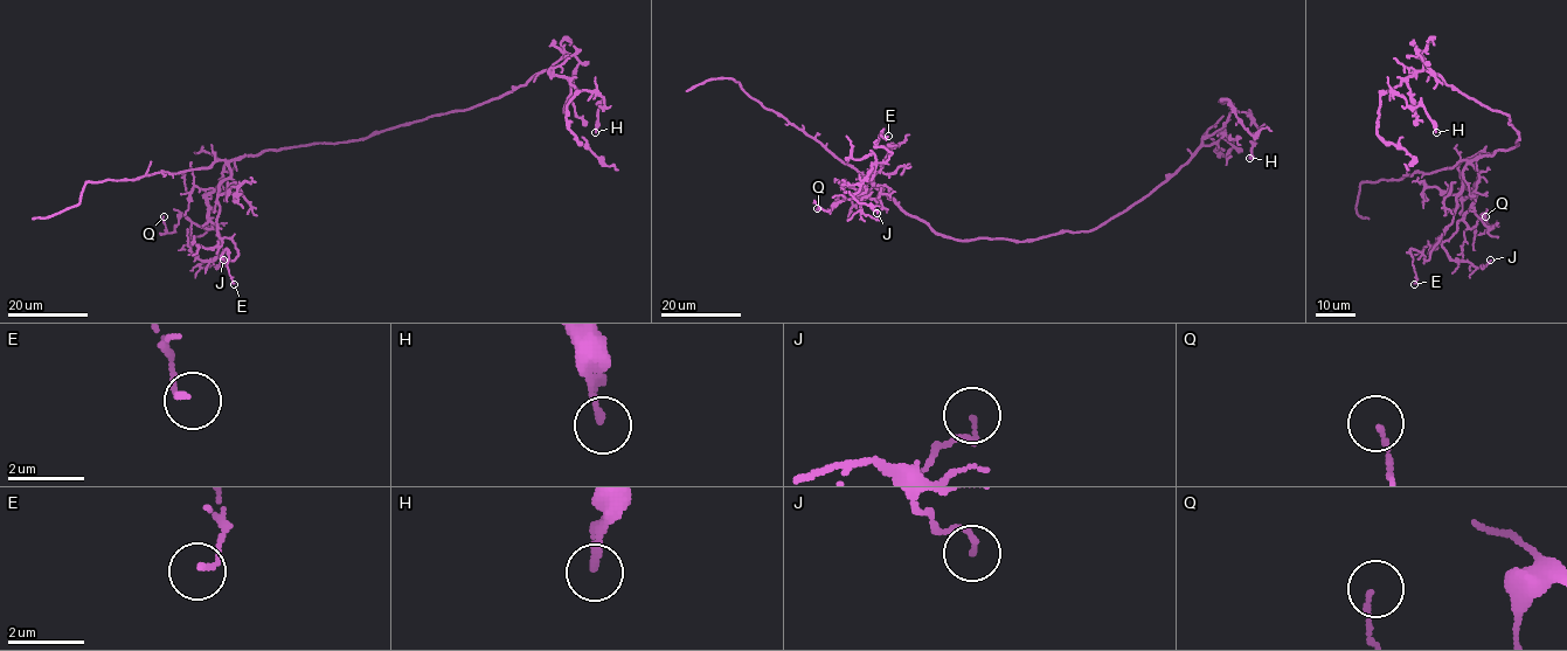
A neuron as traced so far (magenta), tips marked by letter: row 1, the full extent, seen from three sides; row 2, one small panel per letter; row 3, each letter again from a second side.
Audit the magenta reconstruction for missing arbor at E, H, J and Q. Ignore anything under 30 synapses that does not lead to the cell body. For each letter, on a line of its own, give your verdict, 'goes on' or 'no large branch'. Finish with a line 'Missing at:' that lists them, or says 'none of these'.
E: no large branch
H: no large branch
J: no large branch
Q: no large branch
Missing at: none of these

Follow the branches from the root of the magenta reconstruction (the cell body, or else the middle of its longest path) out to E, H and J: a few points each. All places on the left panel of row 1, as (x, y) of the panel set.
E: (363, 138), (267, 150), (228, 163), (216, 226), (238, 251), (233, 261), (222, 254), (228, 250), (234, 284)
H: (363, 138), (469, 109), (513, 91), (542, 70), (563, 76), (577, 90), (595, 90), (603, 97), (595, 132)
J: (363, 138), (233, 159), (217, 196), (219, 254), (199, 265), (216, 267), (223, 260)

